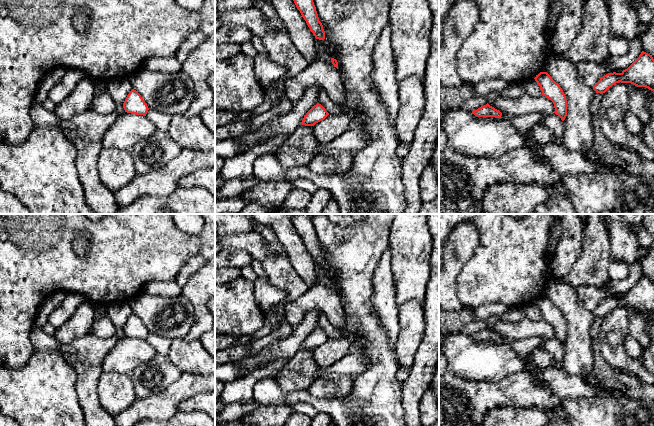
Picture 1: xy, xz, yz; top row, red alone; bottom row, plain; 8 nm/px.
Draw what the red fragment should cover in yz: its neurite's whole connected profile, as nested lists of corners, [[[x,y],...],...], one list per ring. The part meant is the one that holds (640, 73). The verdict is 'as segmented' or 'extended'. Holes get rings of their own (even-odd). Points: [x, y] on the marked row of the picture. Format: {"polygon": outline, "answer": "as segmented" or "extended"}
{"polygon": [[[642,51],[639,57],[621,73],[608,73],[593,86],[596,93],[603,94],[616,83],[631,83],[637,87],[646,87],[654,92],[654,59]]], "answer": "as segmented"}

